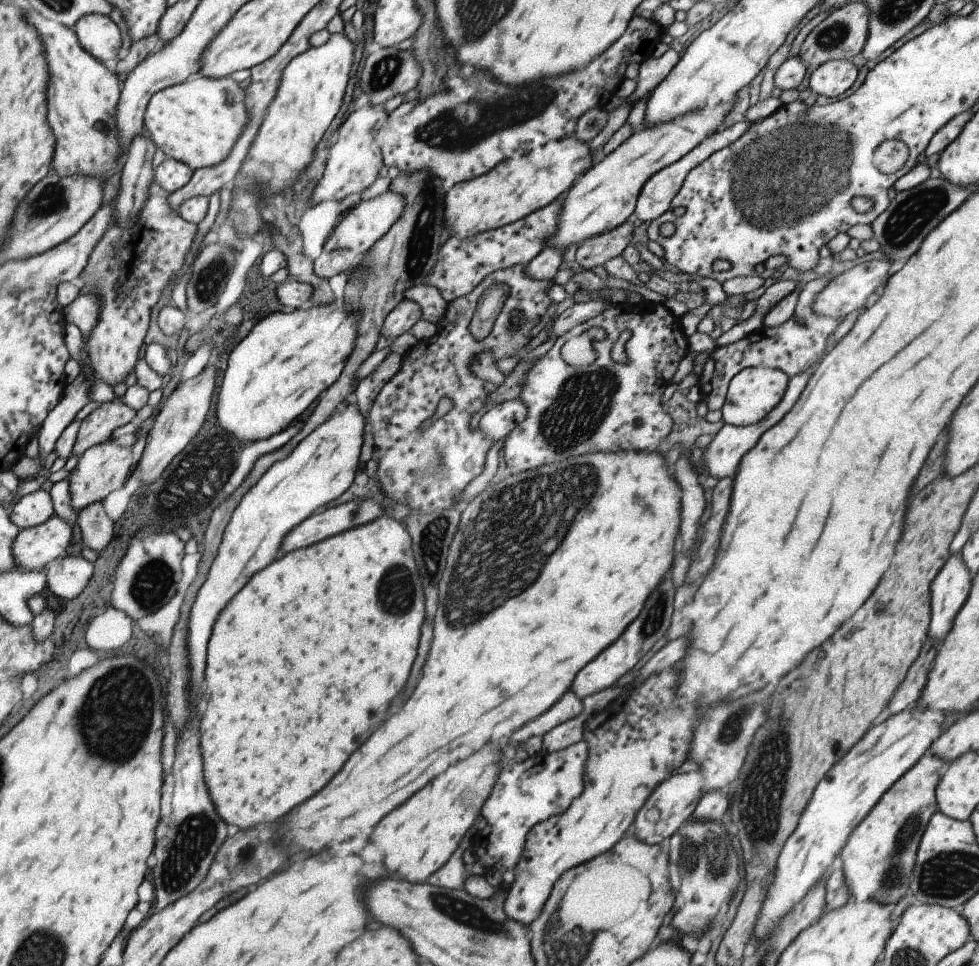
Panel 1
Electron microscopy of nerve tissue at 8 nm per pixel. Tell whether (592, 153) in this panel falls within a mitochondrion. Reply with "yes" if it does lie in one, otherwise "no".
no

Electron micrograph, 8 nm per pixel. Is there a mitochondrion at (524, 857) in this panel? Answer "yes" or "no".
no

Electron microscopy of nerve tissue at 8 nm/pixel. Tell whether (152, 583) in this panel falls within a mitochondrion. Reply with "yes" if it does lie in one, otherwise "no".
yes

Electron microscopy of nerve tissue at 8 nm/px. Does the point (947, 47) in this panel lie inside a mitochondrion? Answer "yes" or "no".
no

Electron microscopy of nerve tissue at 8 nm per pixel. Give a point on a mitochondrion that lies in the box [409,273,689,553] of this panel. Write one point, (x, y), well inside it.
(583, 401)

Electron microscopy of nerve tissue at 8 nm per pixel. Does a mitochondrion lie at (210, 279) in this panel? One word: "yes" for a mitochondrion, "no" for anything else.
yes

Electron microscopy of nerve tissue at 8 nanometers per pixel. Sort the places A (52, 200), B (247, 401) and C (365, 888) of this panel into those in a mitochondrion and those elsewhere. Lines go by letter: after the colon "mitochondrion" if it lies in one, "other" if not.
A: mitochondrion
B: other
C: other

